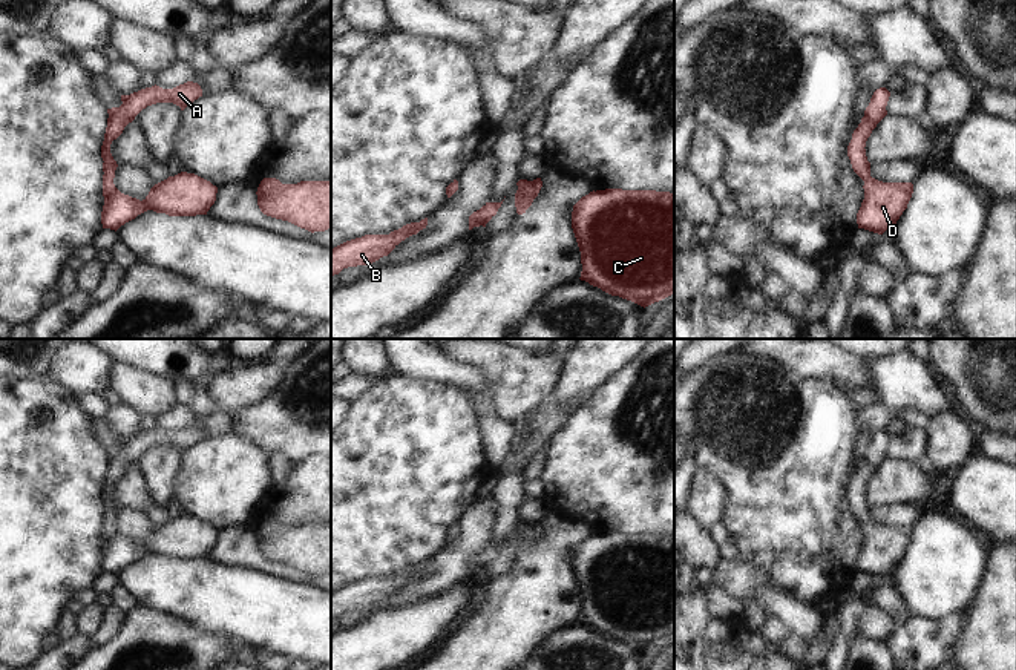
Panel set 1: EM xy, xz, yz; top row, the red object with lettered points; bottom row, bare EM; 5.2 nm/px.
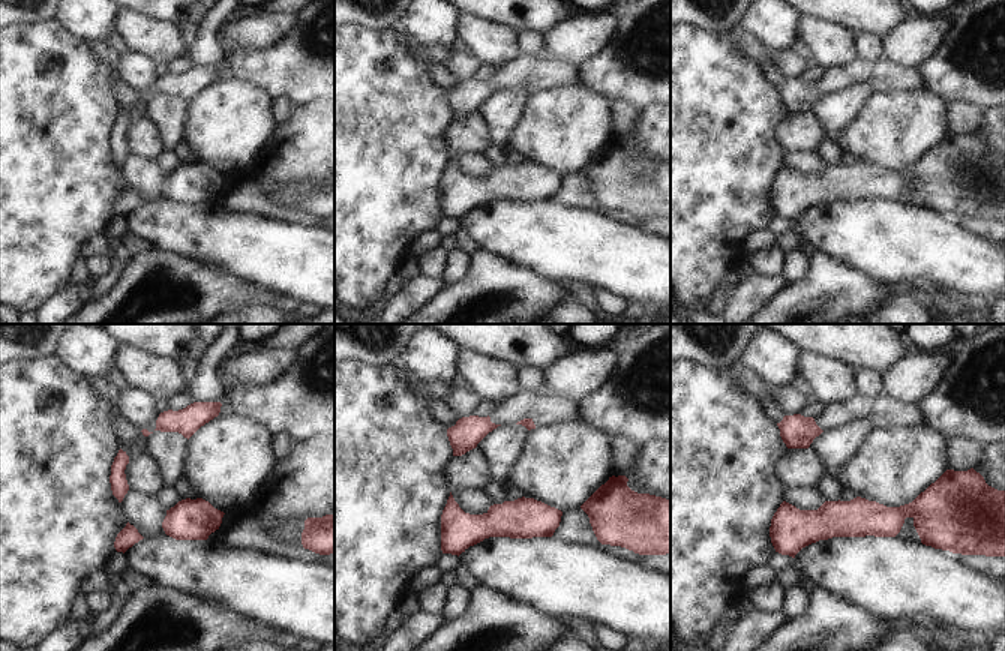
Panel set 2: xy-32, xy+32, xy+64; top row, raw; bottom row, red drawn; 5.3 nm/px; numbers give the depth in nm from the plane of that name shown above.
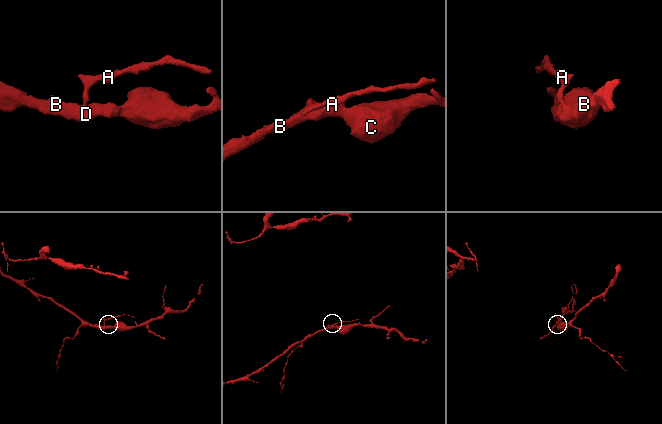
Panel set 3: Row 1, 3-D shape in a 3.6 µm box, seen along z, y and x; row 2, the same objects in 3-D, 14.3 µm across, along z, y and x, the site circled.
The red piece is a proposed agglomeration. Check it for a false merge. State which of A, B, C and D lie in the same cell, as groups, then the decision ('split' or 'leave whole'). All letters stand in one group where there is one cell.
A B C D | leave whole

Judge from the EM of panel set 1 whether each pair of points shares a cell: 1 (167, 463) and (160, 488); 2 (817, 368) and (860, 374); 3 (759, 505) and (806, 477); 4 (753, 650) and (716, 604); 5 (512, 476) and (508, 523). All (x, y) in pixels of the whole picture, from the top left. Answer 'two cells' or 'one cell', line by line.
1: one cell
2: one cell
3: one cell
4: two cells
5: one cell

